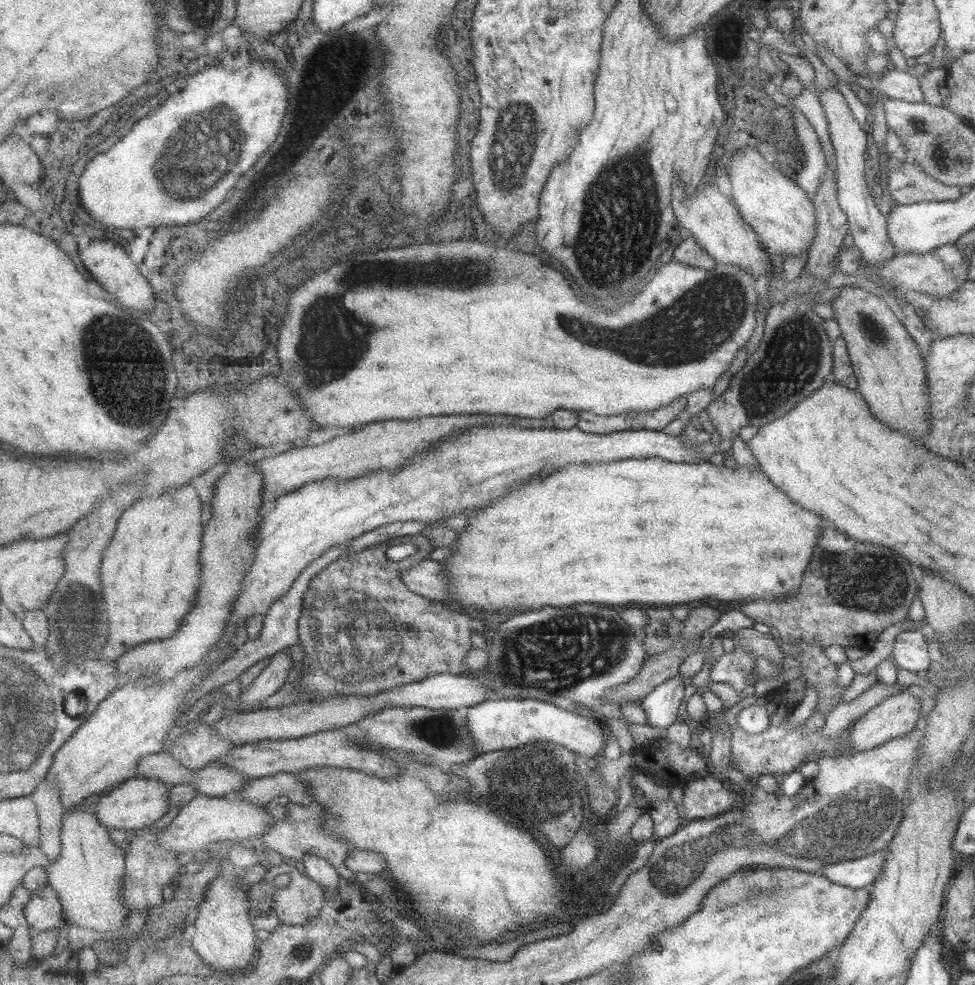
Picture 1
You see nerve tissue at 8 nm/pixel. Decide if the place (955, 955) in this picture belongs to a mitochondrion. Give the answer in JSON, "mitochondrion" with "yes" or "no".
{"mitochondrion":"no"}

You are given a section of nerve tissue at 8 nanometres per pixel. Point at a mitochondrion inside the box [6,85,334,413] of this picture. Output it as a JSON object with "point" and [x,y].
{"point":[195,168]}

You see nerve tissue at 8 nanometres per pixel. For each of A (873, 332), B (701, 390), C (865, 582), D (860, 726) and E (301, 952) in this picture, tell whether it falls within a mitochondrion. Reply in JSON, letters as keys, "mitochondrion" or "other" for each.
{"A":"mitochondrion","B":"other","C":"mitochondrion","D":"other","E":"mitochondrion"}

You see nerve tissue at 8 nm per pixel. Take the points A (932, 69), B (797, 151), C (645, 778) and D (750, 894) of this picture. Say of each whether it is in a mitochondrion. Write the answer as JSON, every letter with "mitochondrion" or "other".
{"A":"other","B":"other","C":"other","D":"mitochondrion"}

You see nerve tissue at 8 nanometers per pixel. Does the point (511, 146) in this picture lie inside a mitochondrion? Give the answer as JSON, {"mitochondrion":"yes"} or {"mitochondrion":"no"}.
{"mitochondrion":"yes"}

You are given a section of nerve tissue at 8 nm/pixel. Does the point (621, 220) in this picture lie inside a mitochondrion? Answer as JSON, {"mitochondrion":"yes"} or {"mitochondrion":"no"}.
{"mitochondrion":"yes"}

